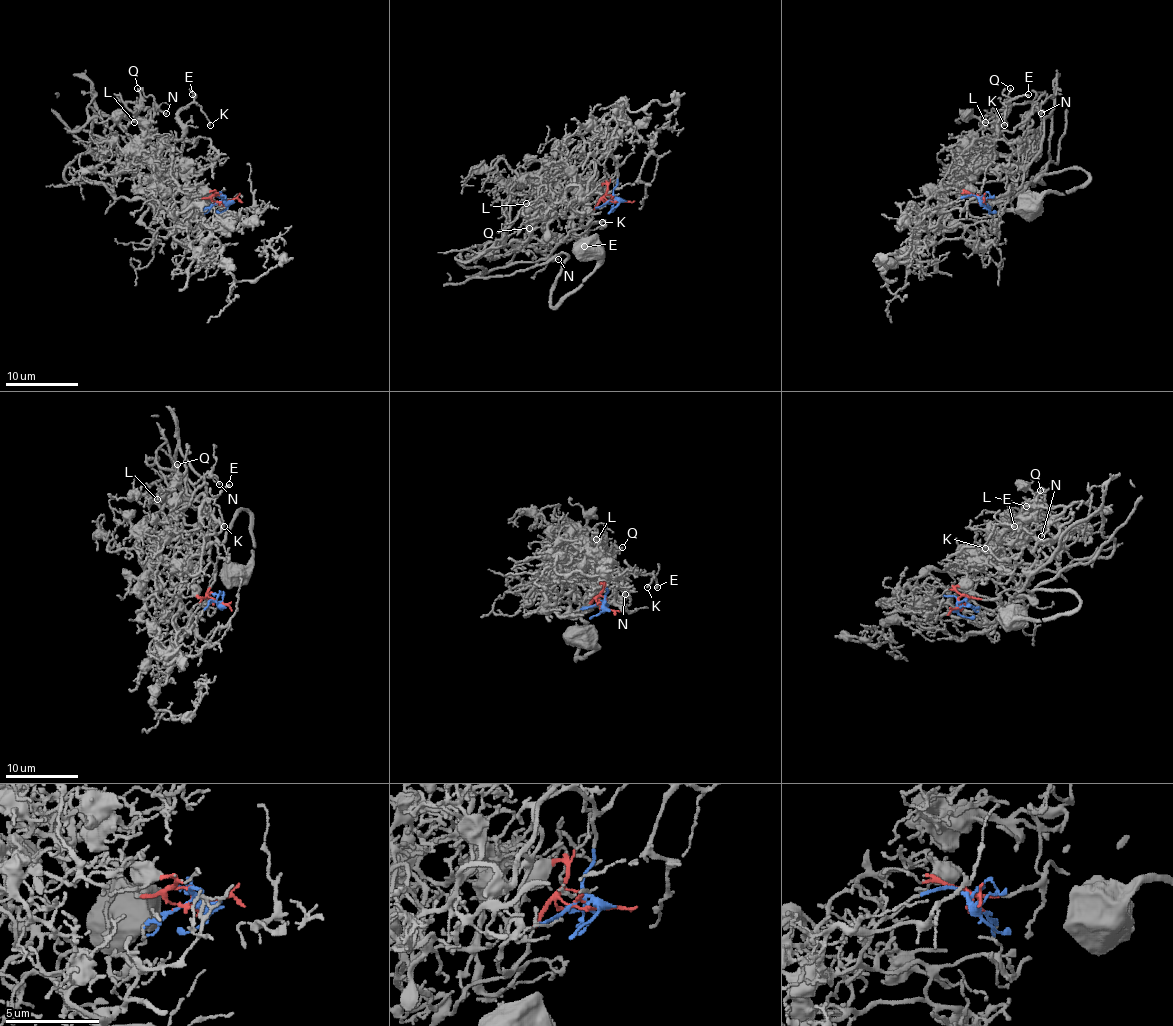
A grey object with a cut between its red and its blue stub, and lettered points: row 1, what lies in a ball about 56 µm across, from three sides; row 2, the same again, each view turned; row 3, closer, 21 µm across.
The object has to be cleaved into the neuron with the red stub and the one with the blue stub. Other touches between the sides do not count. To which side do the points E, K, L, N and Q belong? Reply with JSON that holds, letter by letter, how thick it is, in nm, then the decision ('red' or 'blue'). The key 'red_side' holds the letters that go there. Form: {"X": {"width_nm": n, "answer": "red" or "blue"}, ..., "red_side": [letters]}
{"E": {"width_nm": 200, "answer": "red"}, "K": {"width_nm": 110, "answer": "red"}, "L": {"width_nm": 140, "answer": "red"}, "N": {"width_nm": 120, "answer": "red"}, "Q": {"width_nm": 130, "answer": "red"}, "red_side": ["E", "K", "L", "N", "Q"]}

